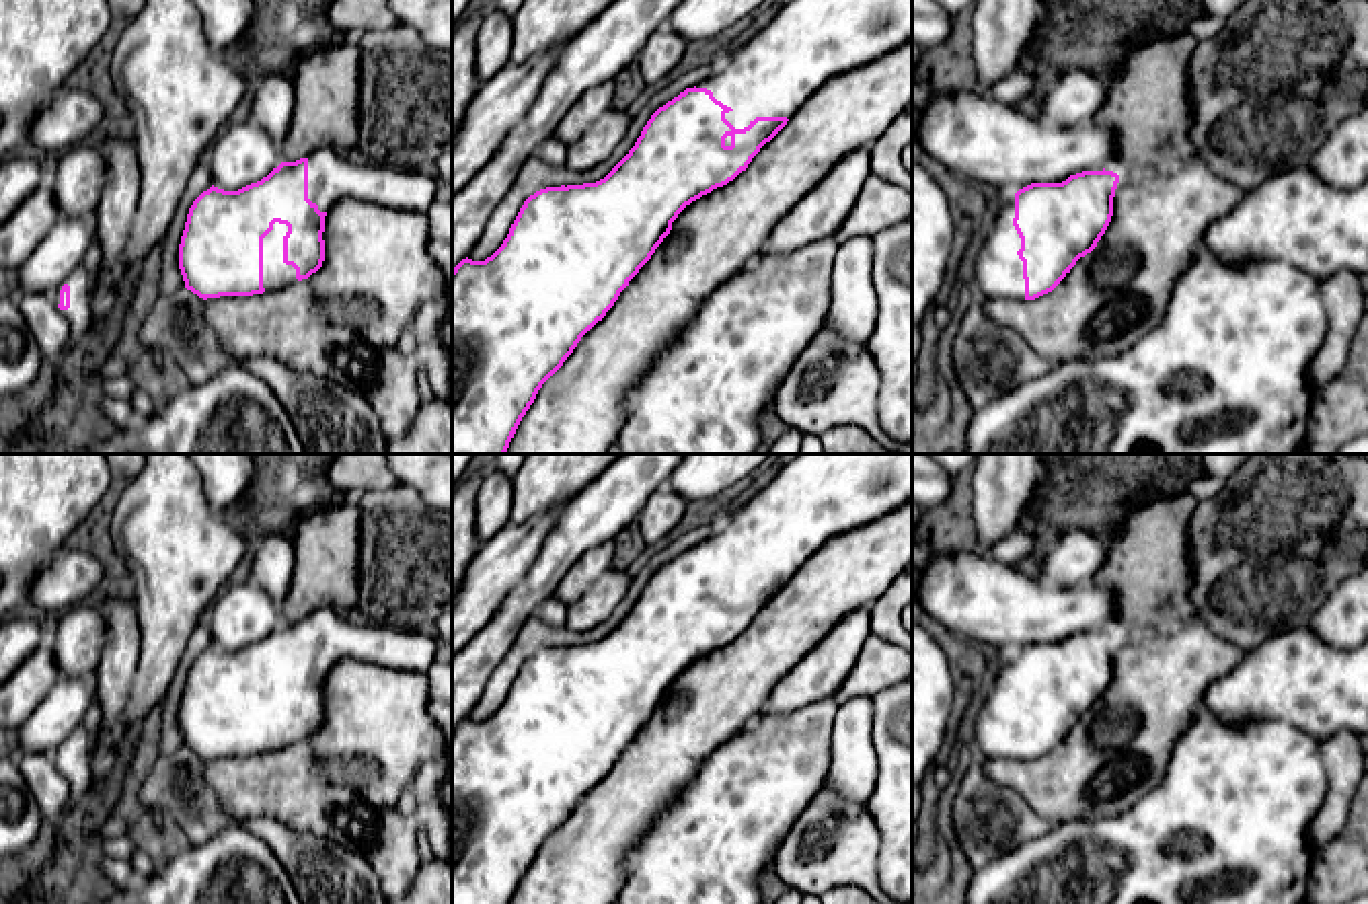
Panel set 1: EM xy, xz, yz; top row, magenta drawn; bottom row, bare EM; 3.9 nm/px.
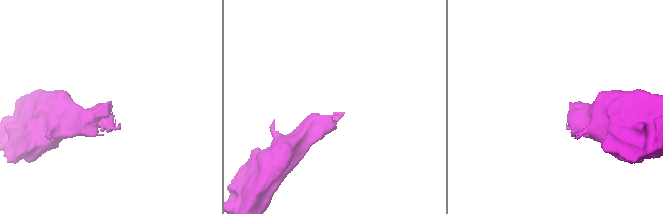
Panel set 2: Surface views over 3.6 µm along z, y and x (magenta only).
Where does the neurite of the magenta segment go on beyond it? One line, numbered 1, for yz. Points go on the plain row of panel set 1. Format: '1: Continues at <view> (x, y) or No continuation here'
1: Continues at yz (999, 732)

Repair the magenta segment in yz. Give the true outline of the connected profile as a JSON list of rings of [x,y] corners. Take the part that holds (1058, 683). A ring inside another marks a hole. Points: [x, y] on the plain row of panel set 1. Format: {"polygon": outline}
{"polygon": [[[1103,629],[1002,653],[976,715],[976,752],[990,760],[1052,752],[1105,694],[1117,643],[1119,635]]]}

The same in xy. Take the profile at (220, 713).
{"polygon": [[[322,608],[308,618],[281,623],[267,637],[238,651],[210,647],[189,668],[179,705],[185,748],[199,758],[253,756],[308,740],[325,721],[325,676],[339,660],[351,657],[401,672],[427,674],[435,662],[431,631],[401,631]]]}

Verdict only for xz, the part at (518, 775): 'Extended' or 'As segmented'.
Extended

